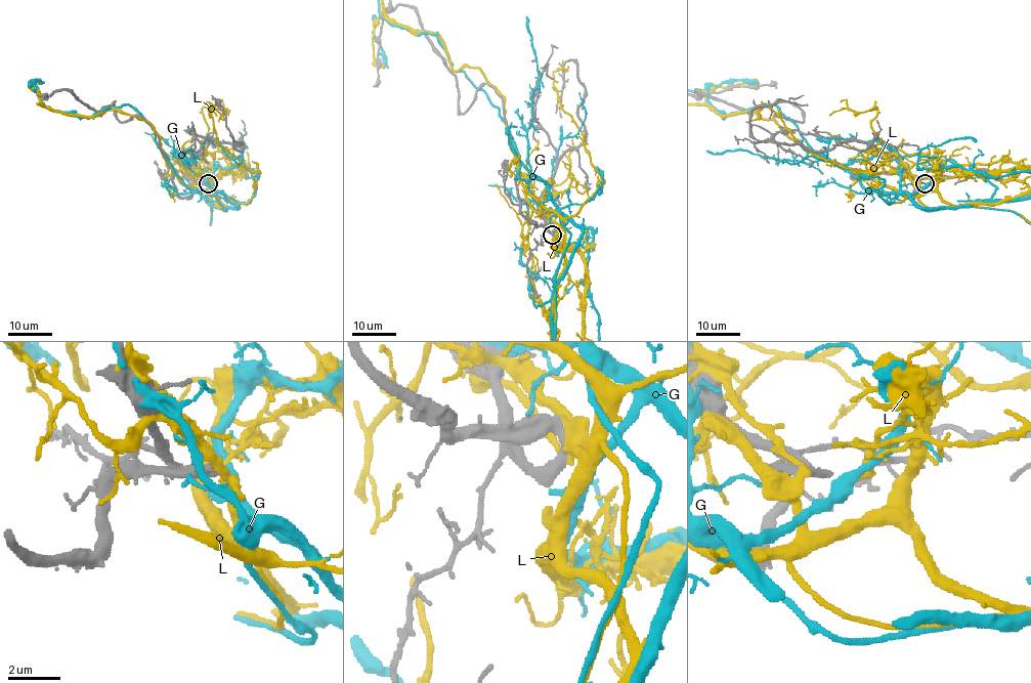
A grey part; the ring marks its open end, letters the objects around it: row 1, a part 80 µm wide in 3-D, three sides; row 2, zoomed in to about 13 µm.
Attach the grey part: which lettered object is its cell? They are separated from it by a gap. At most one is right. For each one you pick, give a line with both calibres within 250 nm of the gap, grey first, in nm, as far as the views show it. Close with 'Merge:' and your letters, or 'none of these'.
Merge: none of these

